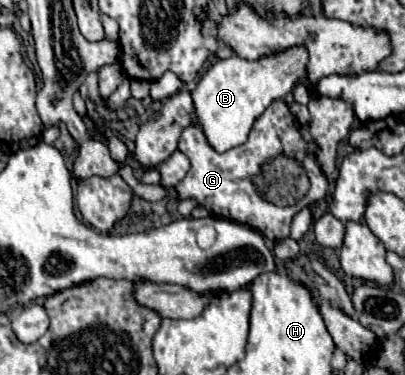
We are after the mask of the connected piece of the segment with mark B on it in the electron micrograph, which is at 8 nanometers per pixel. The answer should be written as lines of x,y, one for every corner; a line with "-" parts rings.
290,46
282,52
262,56
254,62
230,56
218,60
192,90
192,100
200,126
204,126
206,138
214,150
230,150
240,146
248,138
248,130
256,118
278,98
286,98
294,86
306,78
308,50
304,46

